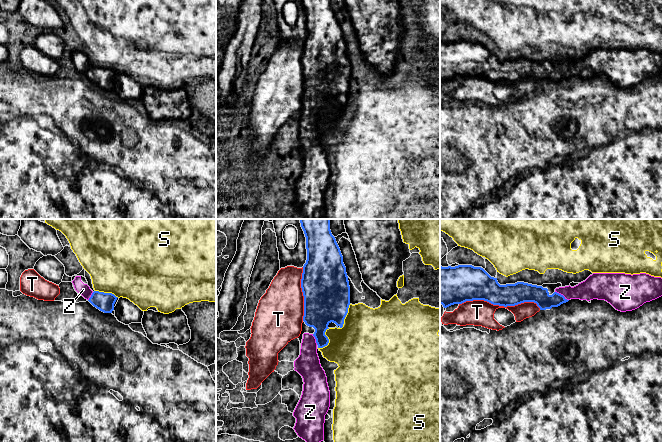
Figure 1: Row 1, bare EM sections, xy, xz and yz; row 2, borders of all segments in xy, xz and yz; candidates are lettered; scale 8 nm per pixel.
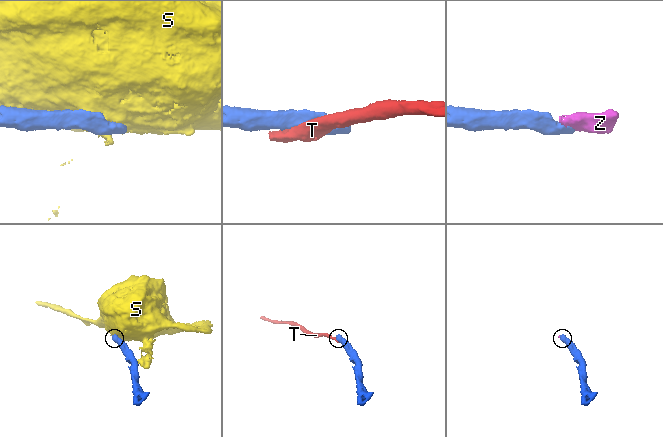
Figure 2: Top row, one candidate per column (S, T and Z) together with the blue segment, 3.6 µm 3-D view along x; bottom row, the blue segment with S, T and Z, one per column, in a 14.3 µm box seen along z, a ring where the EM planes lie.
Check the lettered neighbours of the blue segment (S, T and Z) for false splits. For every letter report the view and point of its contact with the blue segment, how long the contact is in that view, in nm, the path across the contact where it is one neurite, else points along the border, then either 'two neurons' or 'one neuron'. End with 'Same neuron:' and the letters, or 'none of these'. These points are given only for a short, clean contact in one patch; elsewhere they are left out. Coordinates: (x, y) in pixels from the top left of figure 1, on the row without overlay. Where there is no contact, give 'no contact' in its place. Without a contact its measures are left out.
S: xz (328, 116) | 190 nm | two neurons
T: yz (500, 81) | 650 nm | two neurons
Z: yz (562, 71) | 130 nm | across yz (531, 69), (542, 74), (562, 71), (592, 64) | one neuron
Same neuron: Z

